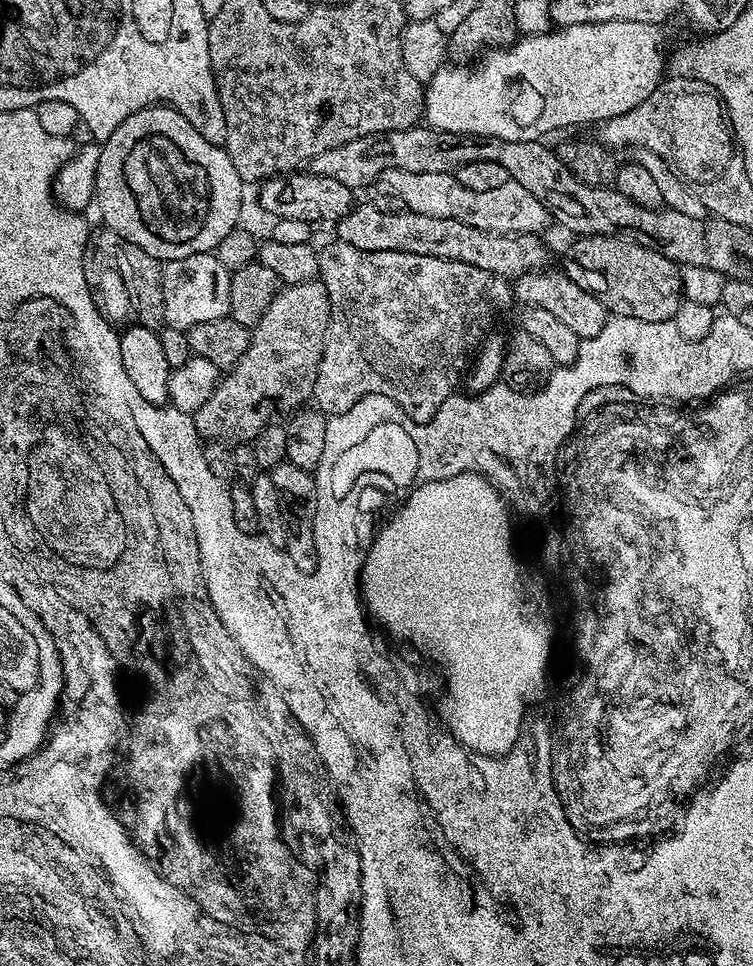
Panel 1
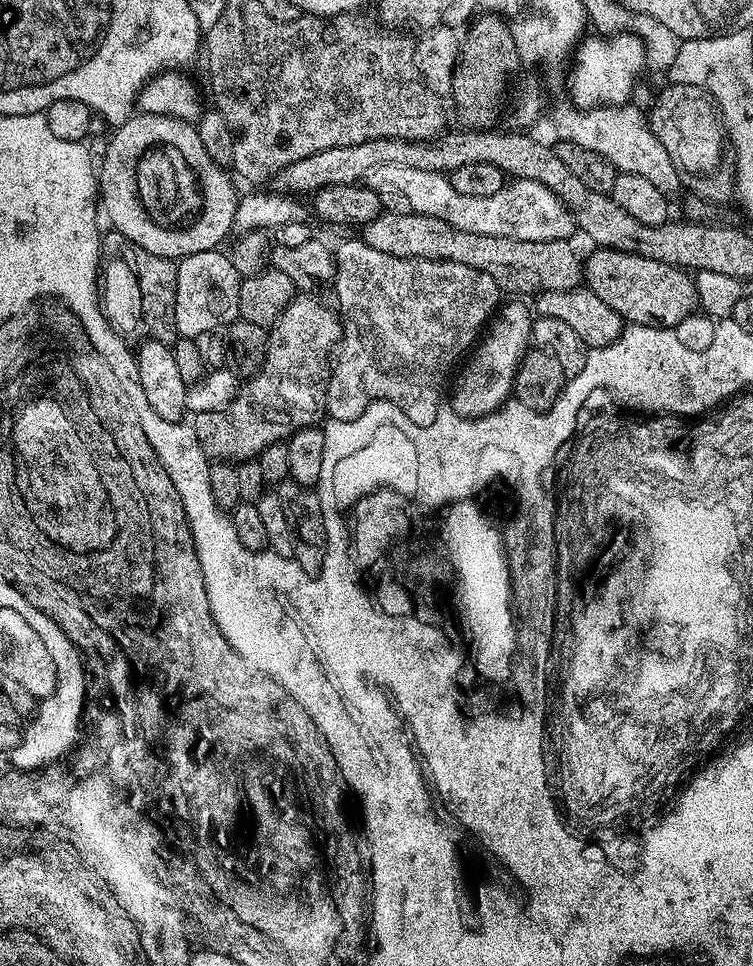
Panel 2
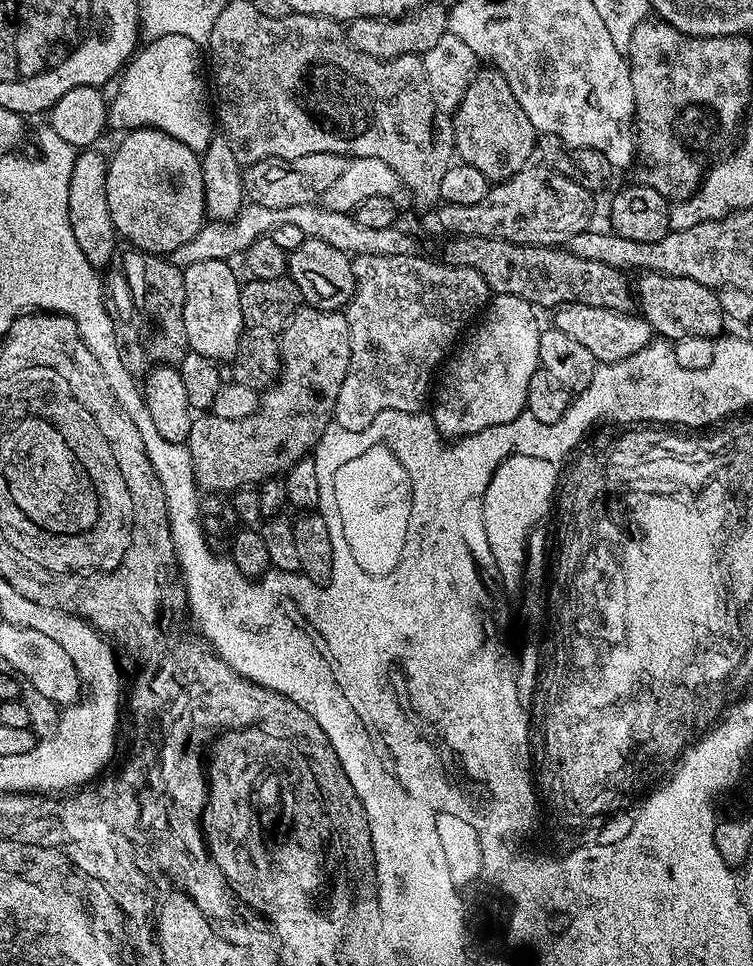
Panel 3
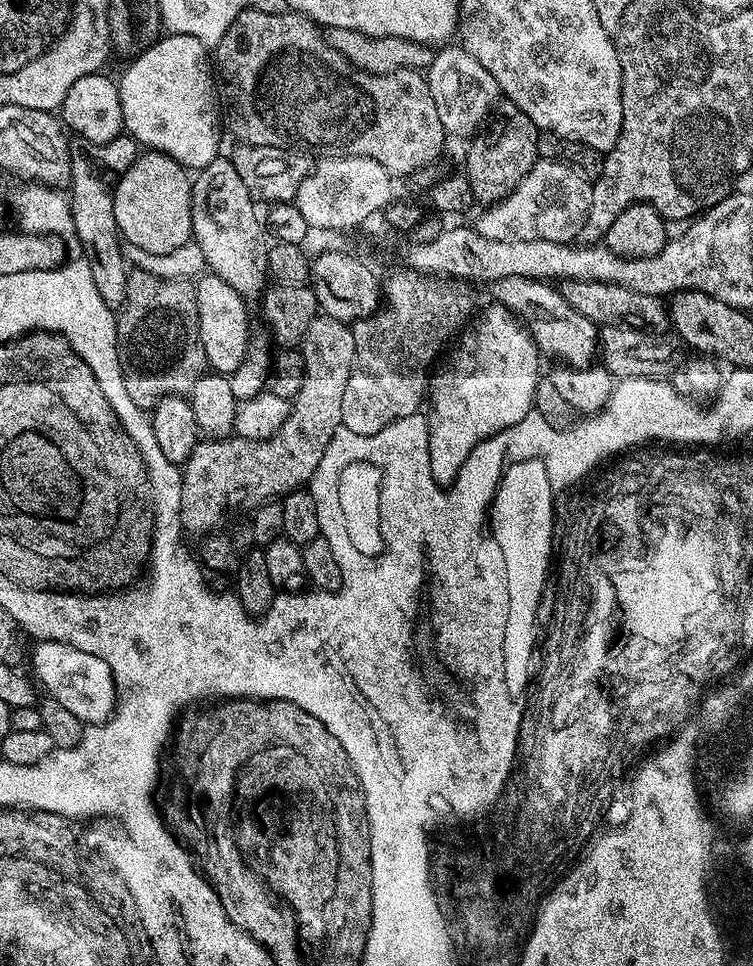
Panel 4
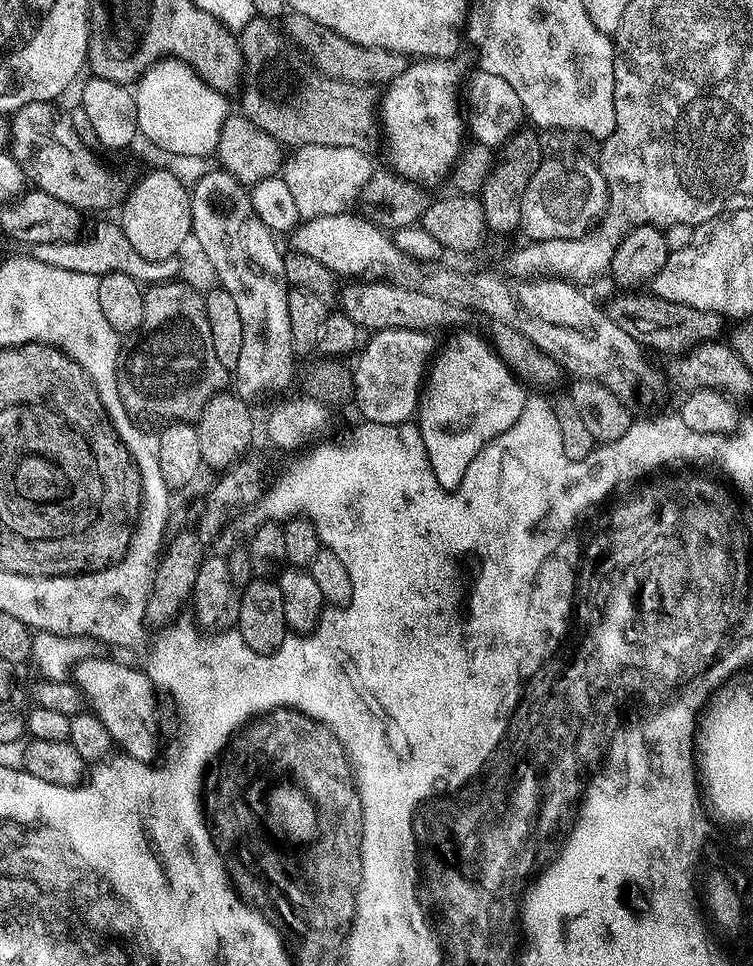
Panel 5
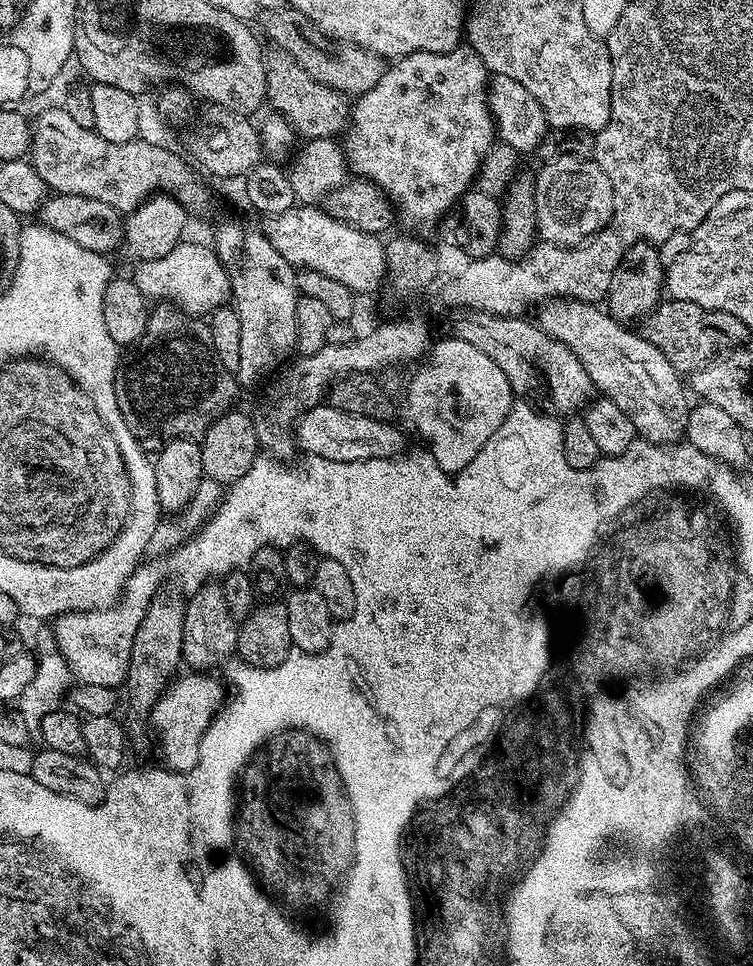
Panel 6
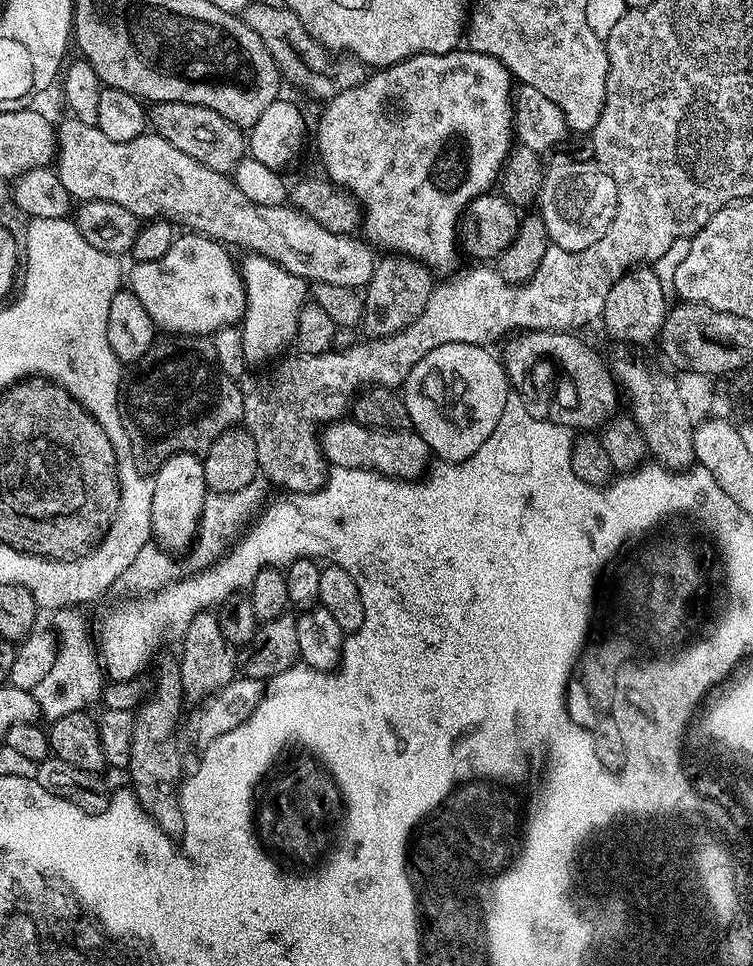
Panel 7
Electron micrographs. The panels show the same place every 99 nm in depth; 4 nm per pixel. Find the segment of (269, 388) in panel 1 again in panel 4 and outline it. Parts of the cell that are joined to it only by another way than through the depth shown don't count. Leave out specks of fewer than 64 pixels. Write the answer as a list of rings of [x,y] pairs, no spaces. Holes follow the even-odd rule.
[[[318,314],[306,330],[302,341],[302,376],[290,403],[292,412],[282,426],[270,438],[251,440],[231,434],[224,439],[201,439],[194,446],[190,458],[182,466],[182,506],[180,522],[185,533],[203,538],[223,529],[241,513],[251,514],[259,504],[267,504],[283,498],[296,488],[303,488],[311,481],[322,456],[334,434],[342,427],[342,398],[344,385],[344,324],[329,316]]]

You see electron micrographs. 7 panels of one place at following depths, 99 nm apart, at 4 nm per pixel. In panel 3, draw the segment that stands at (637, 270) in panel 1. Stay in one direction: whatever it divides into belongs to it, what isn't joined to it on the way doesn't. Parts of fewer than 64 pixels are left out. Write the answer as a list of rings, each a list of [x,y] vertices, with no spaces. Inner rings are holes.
[[[646,272],[639,279],[634,284],[638,312],[653,333],[675,342],[691,336],[716,338],[725,331],[726,317],[720,305],[720,297],[713,289],[702,286],[702,282],[694,282],[694,278],[667,276],[661,272]]]

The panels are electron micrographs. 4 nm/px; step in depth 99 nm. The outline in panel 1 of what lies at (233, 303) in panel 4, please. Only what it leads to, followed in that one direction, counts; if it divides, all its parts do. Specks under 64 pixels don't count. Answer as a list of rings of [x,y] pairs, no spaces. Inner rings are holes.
[[[212,252],[190,254],[190,258],[169,260],[163,265],[162,302],[164,324],[187,330],[202,322],[225,319],[230,313],[232,272]]]

